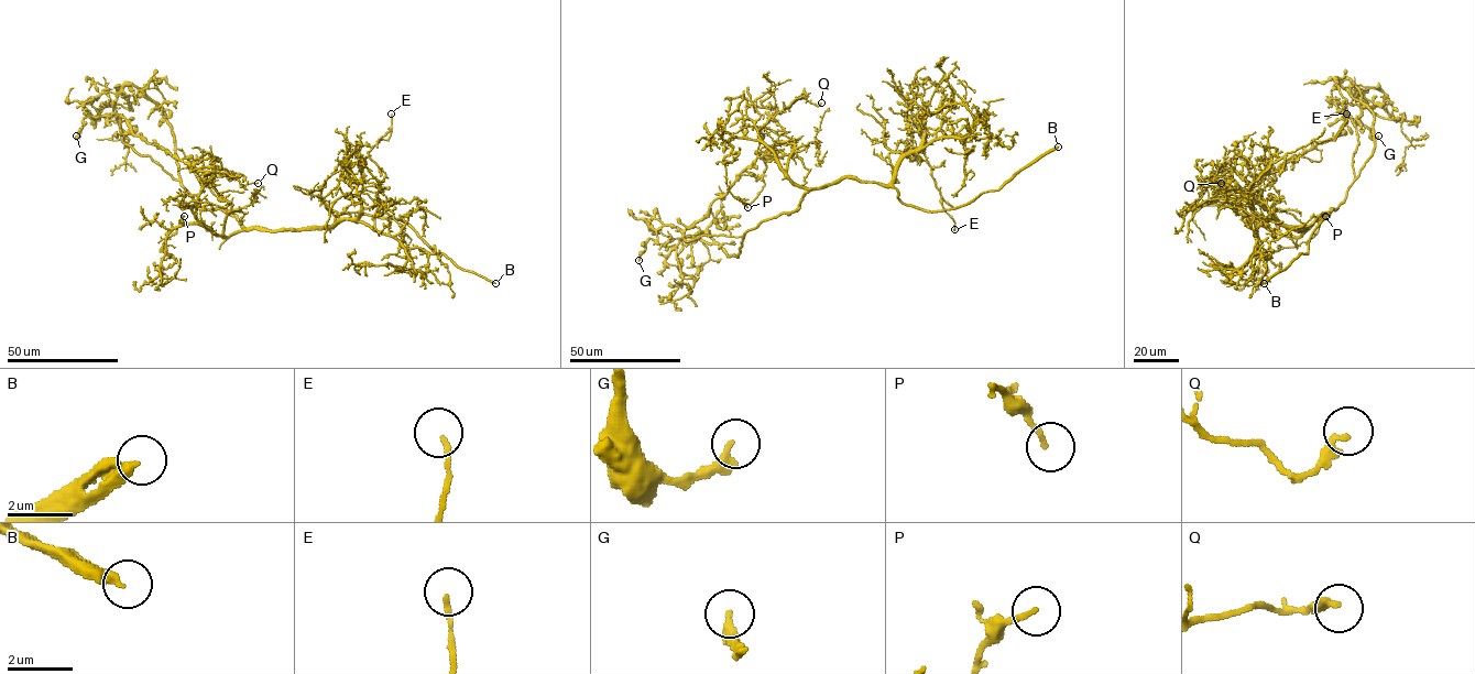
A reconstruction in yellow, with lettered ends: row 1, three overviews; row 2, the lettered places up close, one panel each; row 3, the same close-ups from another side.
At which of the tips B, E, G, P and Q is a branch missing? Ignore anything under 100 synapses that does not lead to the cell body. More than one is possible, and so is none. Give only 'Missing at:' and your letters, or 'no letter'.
Missing at: B

